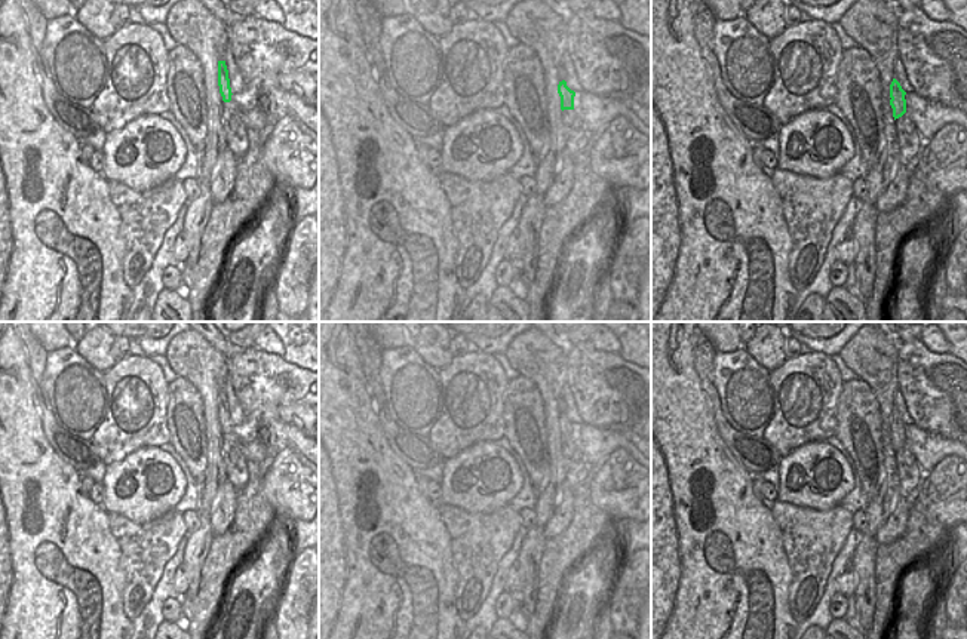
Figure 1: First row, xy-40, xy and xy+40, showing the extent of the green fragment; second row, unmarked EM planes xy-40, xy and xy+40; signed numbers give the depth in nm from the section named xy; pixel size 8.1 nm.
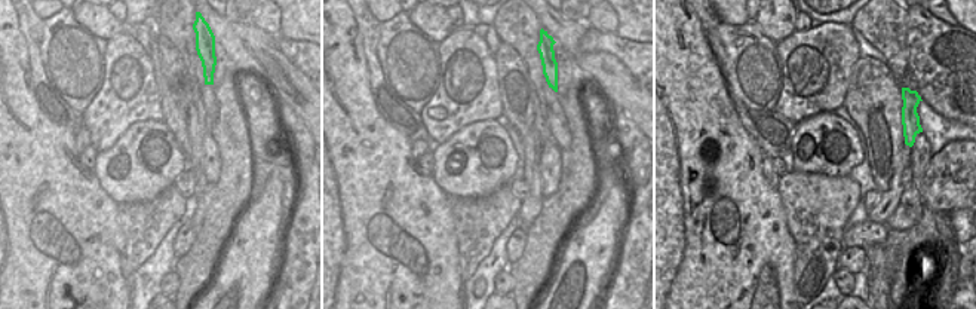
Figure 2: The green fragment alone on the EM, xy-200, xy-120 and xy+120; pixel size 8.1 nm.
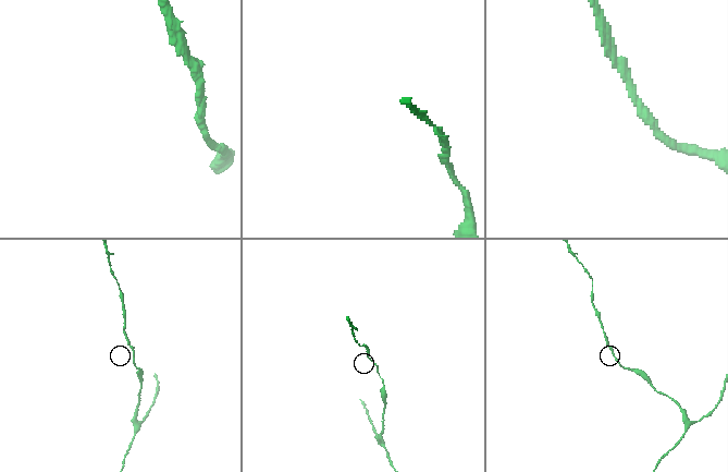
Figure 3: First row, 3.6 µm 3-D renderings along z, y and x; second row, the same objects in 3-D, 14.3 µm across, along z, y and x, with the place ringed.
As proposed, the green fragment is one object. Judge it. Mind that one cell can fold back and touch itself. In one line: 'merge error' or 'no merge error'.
merge error

